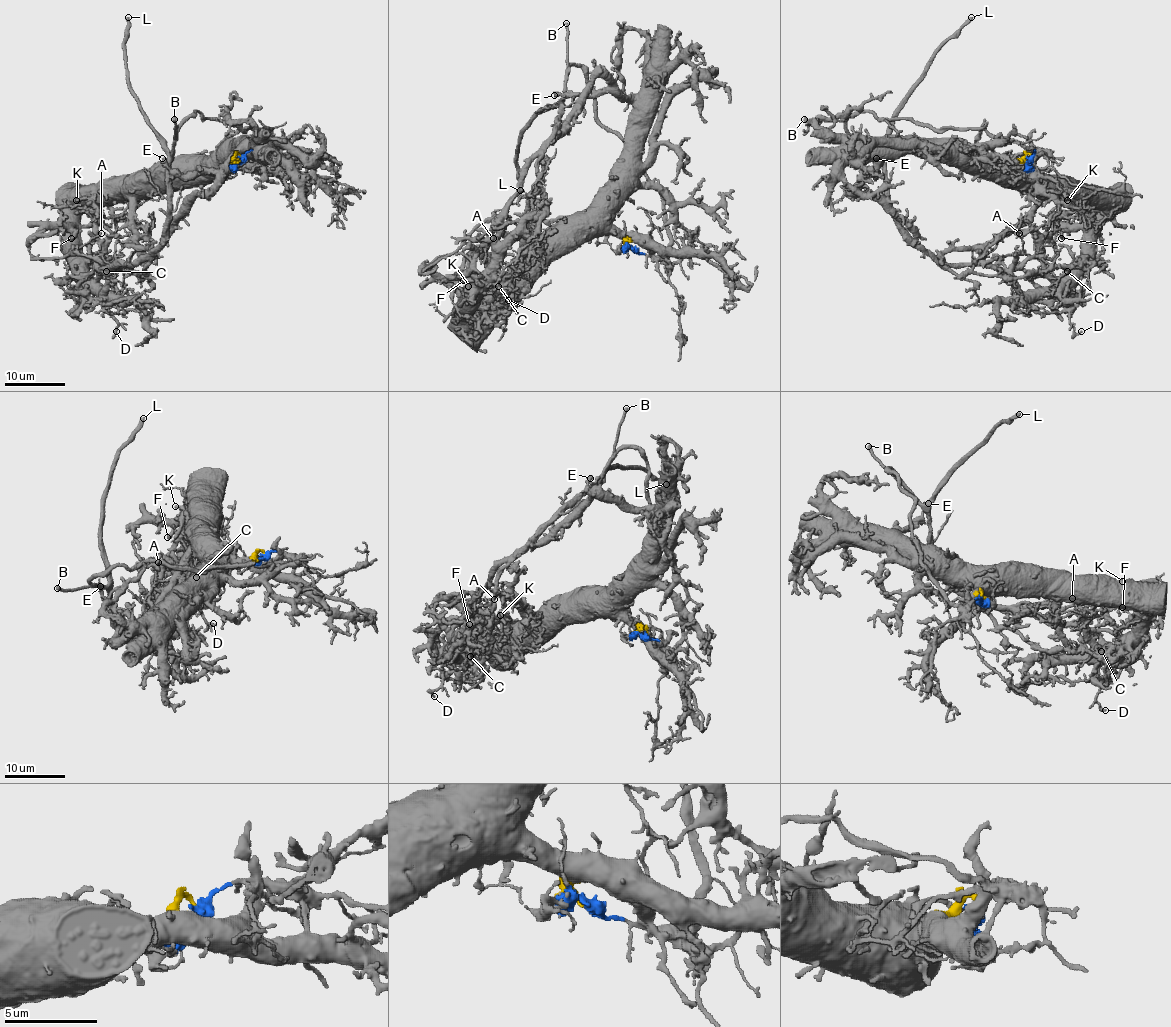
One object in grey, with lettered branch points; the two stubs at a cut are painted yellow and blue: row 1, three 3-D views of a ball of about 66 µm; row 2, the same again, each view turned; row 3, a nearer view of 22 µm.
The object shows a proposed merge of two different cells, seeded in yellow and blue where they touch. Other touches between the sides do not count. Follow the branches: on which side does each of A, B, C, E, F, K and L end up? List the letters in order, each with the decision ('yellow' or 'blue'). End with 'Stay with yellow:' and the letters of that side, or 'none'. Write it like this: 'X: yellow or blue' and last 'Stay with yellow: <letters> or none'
A: blue
B: blue
C: blue
E: yellow
F: yellow
K: yellow
L: blue
Stay with yellow: E, F, K

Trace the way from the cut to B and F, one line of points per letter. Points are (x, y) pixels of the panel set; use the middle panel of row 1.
B: (631, 248), (663, 254), (670, 239), (663, 195), (631, 150), (598, 119), (587, 74), (567, 65), (566, 22)
F: (631, 250), (614, 235), (573, 241), (504, 307), (476, 307), (469, 315), (464, 309), (463, 280)

